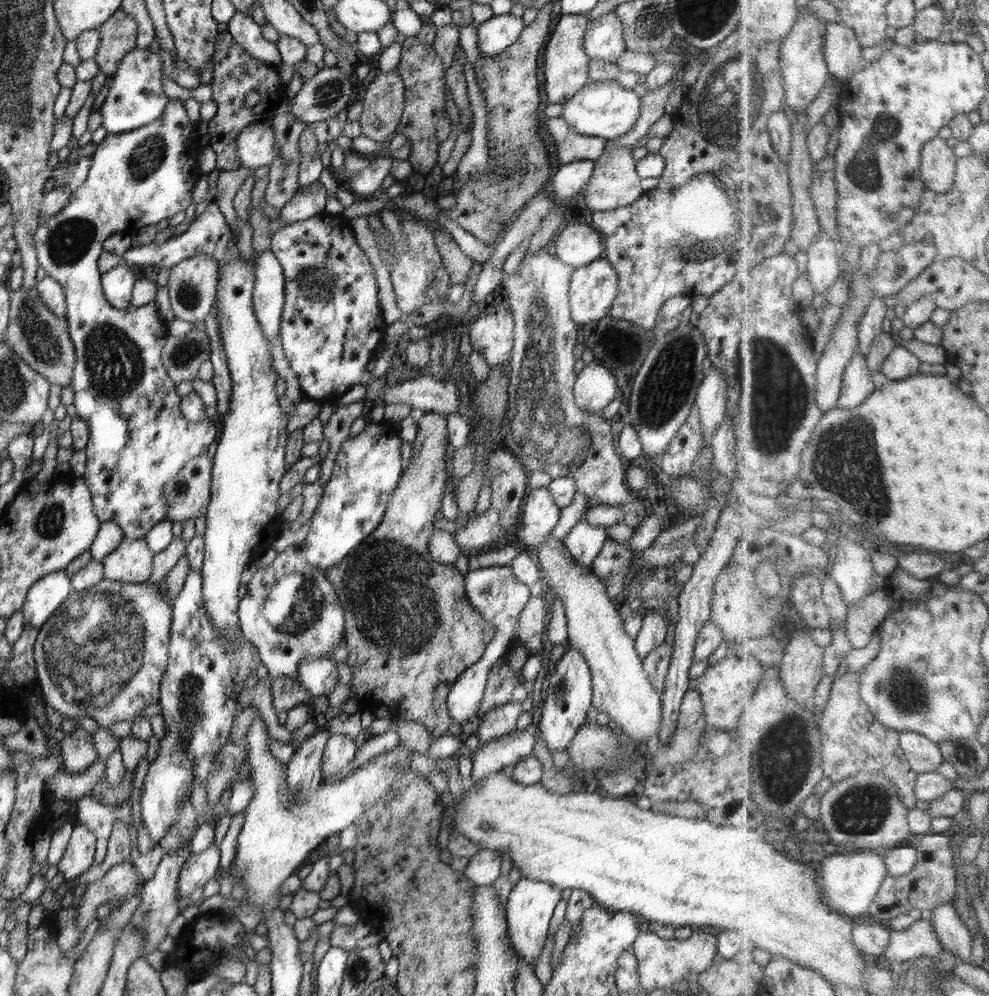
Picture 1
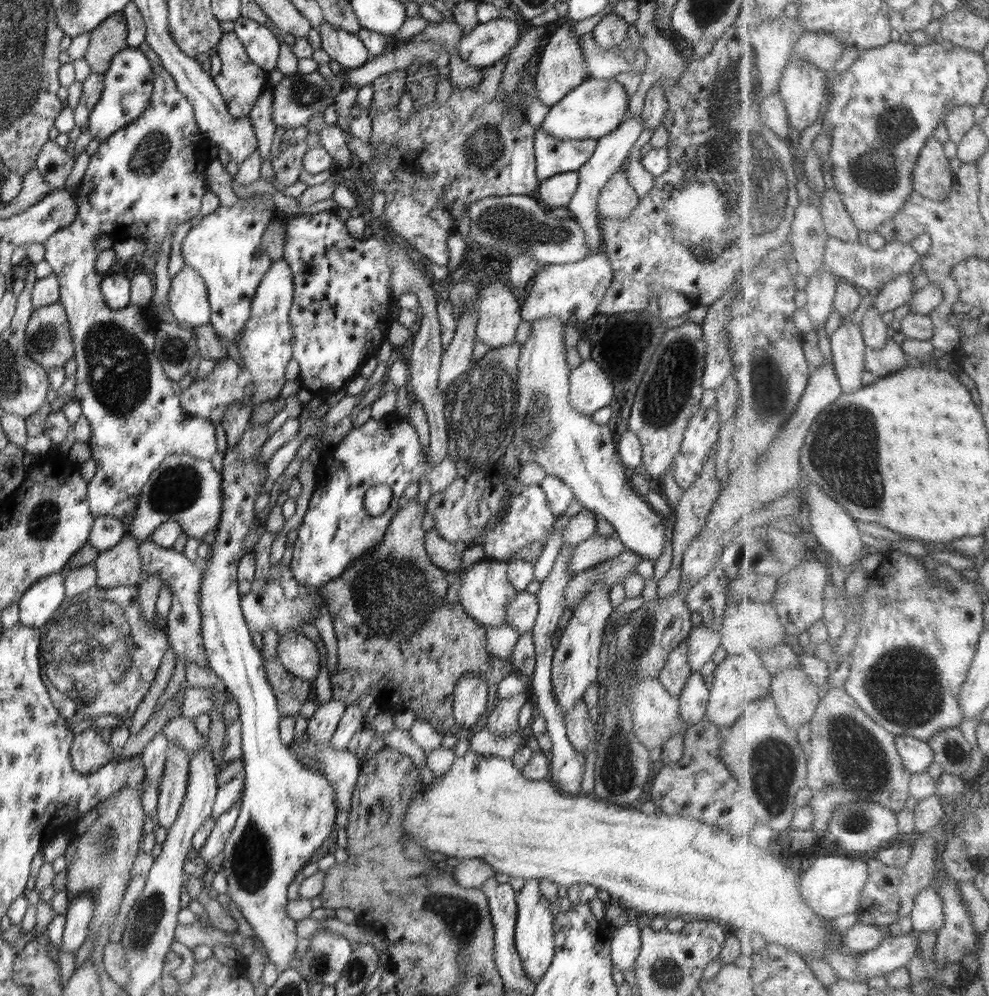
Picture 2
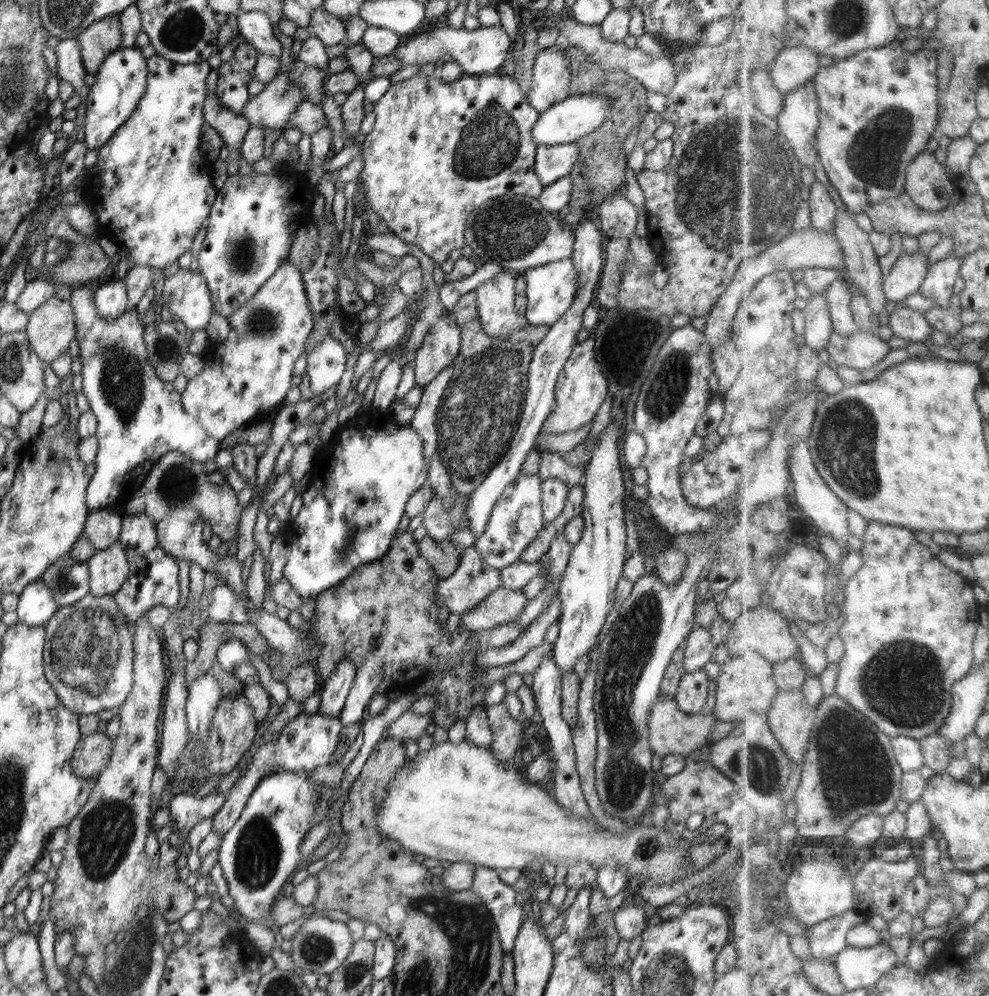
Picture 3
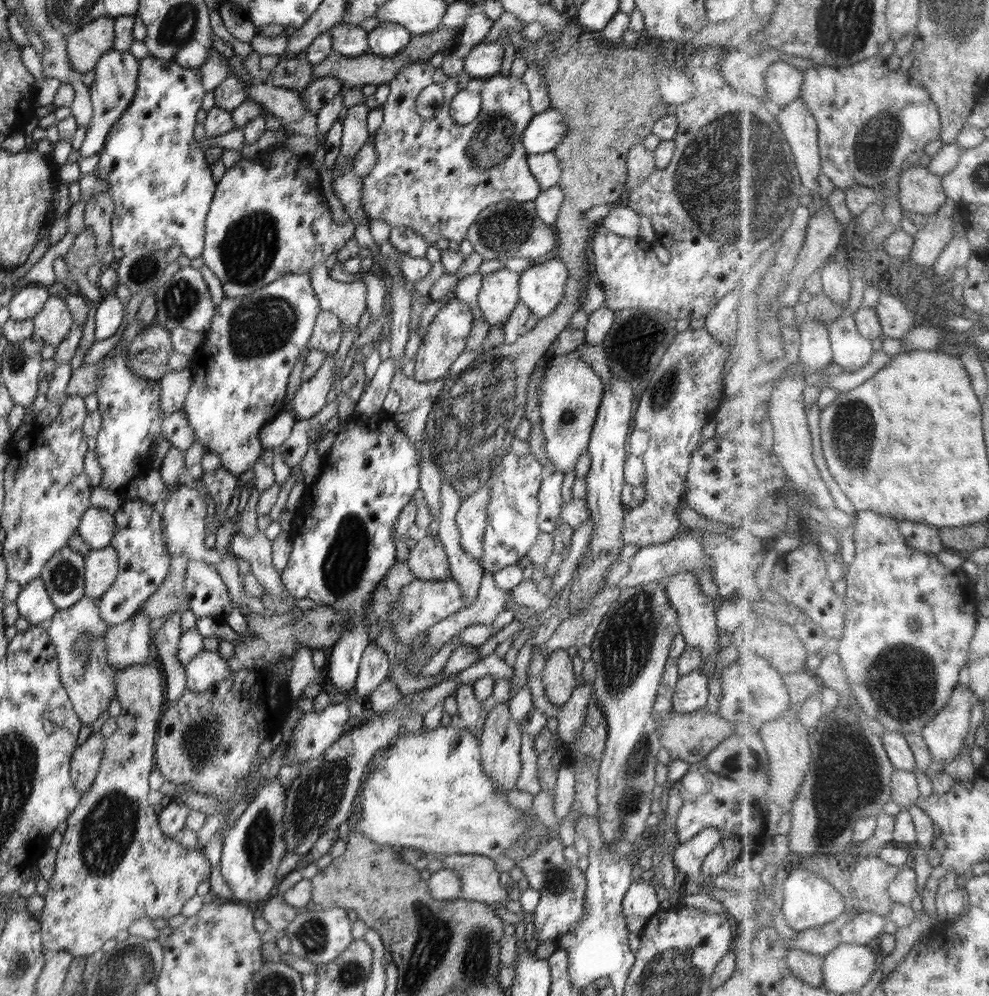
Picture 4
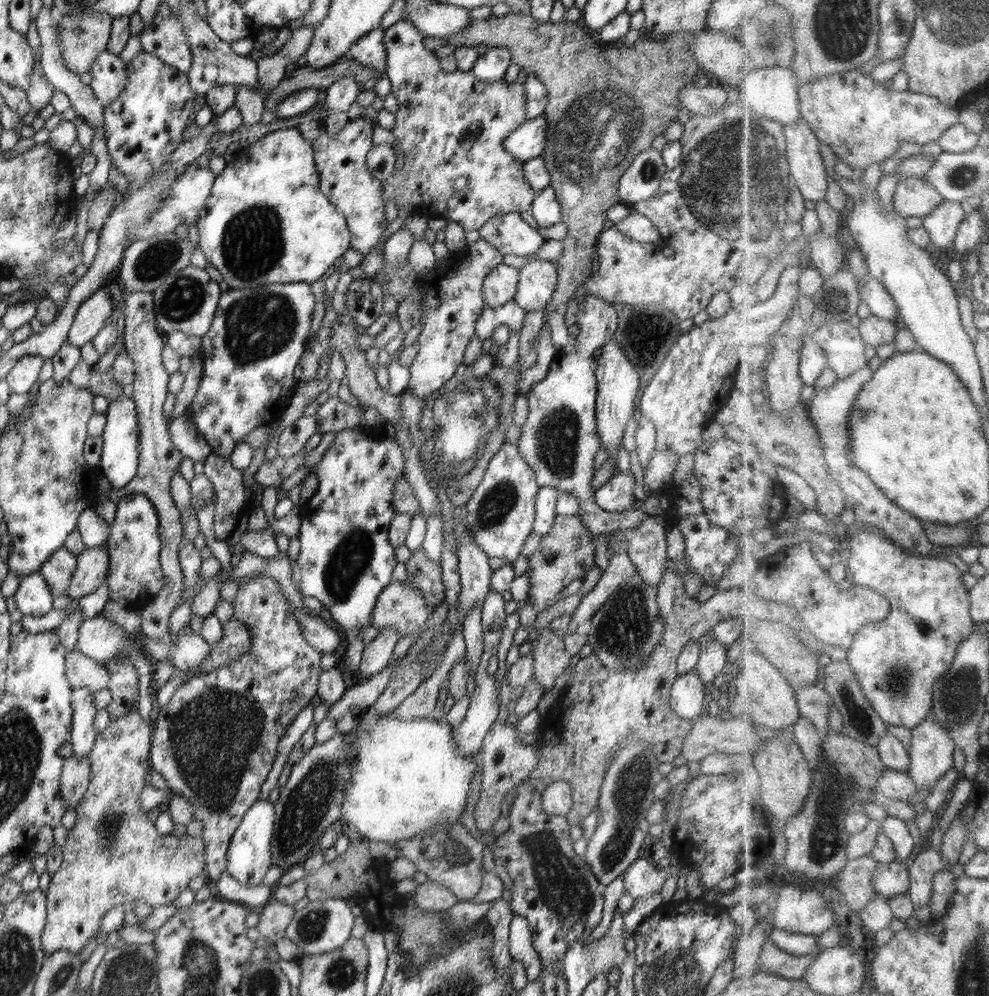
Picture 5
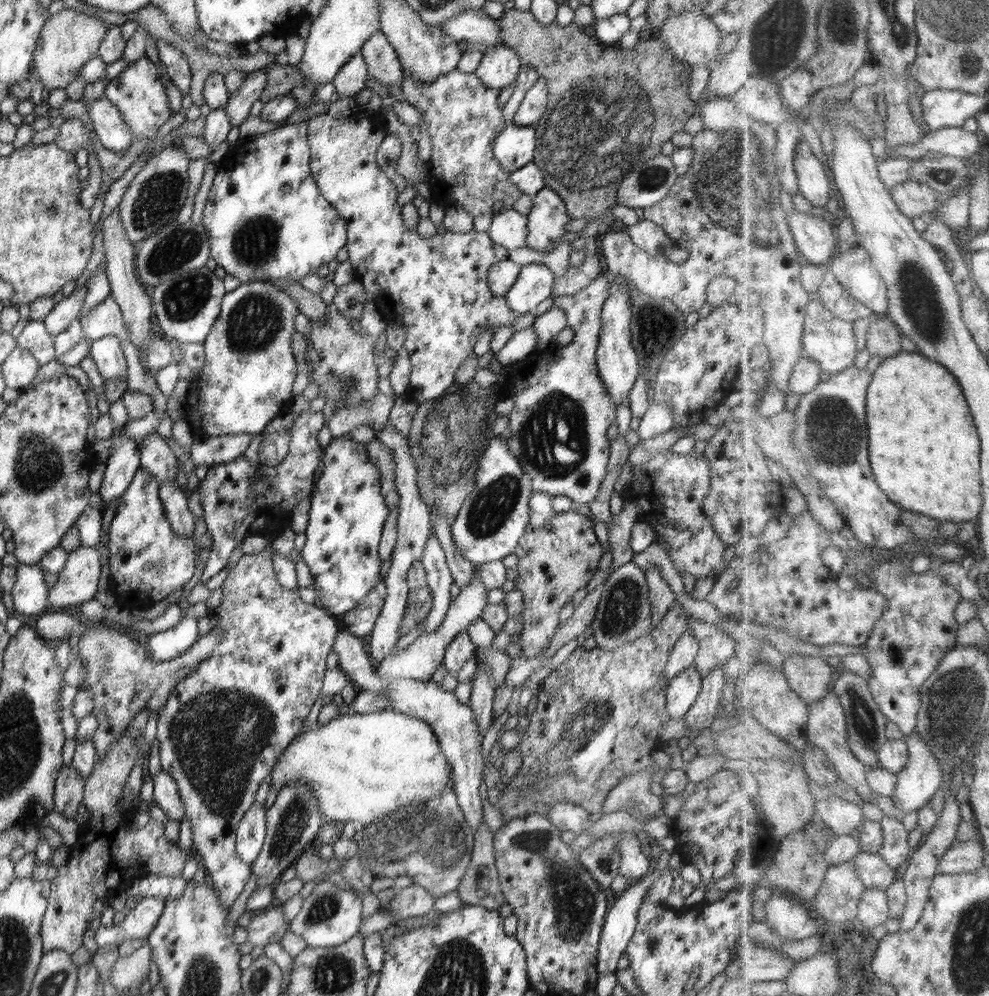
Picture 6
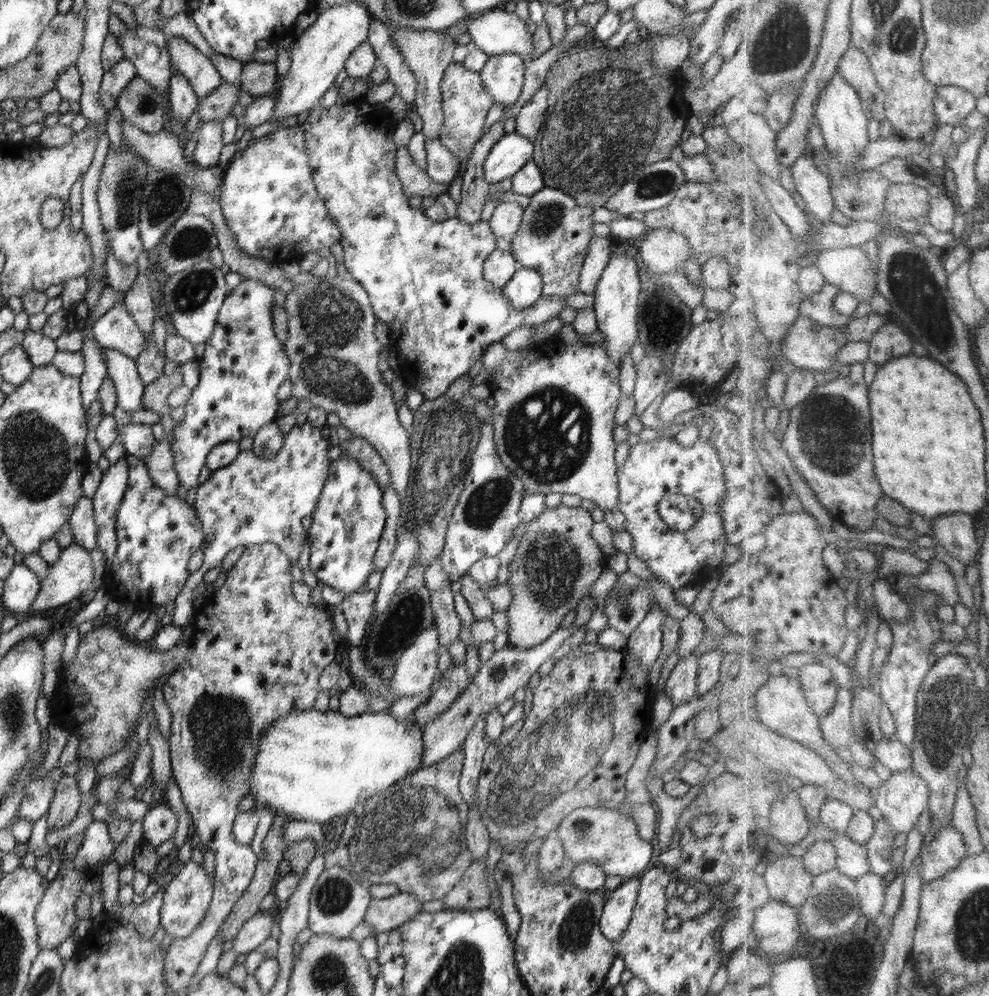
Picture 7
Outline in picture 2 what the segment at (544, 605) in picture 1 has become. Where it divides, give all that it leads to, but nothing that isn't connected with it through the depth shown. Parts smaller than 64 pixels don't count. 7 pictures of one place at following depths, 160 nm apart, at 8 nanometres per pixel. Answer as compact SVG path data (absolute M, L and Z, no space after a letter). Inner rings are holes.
M525 590L518 592L506 609L506 625L516 629L519 635L530 633L533 631L538 612L537 596L530 595Z

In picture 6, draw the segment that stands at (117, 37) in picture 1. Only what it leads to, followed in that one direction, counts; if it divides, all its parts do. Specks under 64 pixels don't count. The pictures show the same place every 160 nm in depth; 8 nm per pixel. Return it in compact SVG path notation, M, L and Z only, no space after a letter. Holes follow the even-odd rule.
M65 7L61 12L50 15L42 26L33 56L34 72L43 88L49 91L65 89L80 74L86 62L97 56L107 29L101 18L75 8Z

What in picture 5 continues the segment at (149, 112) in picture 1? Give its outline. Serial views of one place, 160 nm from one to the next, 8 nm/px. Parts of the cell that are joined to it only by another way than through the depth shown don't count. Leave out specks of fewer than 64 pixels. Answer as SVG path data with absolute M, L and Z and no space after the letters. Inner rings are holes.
M107 50L98 54L89 70L92 80L89 88L103 108L108 107L124 91L127 68L118 55Z

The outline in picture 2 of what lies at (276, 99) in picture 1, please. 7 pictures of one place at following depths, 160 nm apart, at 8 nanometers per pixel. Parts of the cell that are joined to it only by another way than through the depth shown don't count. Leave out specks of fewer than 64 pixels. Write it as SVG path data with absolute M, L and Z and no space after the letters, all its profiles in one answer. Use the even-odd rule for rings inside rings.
M234 31L225 32L215 46L222 61L221 70L214 76L213 81L220 90L229 114L234 118L248 117L254 103L260 97L260 92L268 82L266 71L250 62L244 45Z

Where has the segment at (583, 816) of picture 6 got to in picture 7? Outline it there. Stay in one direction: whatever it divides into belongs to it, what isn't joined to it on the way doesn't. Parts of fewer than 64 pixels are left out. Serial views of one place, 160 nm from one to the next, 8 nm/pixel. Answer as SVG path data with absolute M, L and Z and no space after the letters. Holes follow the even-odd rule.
M584 806L574 809L560 821L557 837L563 842L566 856L575 866L582 862L598 864L607 876L622 876L625 880L638 877L650 866L657 845L638 835L632 817L620 814L615 808Z

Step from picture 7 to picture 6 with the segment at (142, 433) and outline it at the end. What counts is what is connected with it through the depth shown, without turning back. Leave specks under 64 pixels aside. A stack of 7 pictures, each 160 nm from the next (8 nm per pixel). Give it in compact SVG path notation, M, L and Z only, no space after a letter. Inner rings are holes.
M156 431L138 440L141 468L145 468L160 482L173 480L178 472L178 462L168 442Z

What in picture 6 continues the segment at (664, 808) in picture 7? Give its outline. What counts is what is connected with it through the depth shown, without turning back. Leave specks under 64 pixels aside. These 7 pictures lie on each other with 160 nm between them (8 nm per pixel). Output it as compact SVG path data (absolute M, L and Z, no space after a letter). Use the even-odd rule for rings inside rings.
M663 847L662 849L664 850L663 853L660 854L660 857L656 857L657 866L653 872L650 872L650 874L642 880L629 884L627 889L620 896L610 898L610 907L604 917L604 922L602 923L596 956L596 972L598 974L617 972L618 960L624 956L626 947L628 946L630 939L634 936L637 927L637 912L639 911L639 907L643 904L643 899L651 884L659 877L662 870L666 869L669 863L671 853Z

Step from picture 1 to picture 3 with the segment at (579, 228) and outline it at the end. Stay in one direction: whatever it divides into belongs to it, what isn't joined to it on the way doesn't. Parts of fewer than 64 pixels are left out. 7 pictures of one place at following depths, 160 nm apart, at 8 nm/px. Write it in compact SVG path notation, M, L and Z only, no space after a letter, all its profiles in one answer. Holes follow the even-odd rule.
M512 193L490 199L469 214L465 242L474 250L474 253L480 256L484 263L494 262L499 264L504 272L516 276L543 264L571 258L574 250L573 226L565 223L560 215L555 215L546 210L538 199Z

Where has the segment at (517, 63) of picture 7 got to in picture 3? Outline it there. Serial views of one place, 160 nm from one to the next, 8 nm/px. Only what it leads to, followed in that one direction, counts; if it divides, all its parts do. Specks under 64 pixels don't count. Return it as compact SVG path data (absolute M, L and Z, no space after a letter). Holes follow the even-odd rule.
M446 25L427 32L412 35L407 40L403 40L394 50L393 54L399 58L402 66L423 65L443 61L446 54L456 61L466 75L491 75L496 73L502 65L508 51L512 50L510 36L504 27L480 27L476 30L466 30L462 28L450 27Z

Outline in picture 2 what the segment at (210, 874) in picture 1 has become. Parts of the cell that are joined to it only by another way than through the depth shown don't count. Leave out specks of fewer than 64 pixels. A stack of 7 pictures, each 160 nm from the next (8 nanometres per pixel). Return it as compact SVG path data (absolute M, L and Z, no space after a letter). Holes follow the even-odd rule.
M238 798L234 806L230 807L220 818L215 819L215 825L208 840L206 840L200 851L193 854L192 861L208 866L214 857L224 851L227 838L231 835L232 829L236 824L240 805L241 798Z

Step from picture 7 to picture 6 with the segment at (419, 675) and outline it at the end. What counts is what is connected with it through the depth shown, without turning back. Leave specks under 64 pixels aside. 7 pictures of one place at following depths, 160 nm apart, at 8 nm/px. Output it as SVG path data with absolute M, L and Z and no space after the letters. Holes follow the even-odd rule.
M430 535L420 561L426 571L426 582L430 588L433 604L428 617L424 620L424 634L434 634L440 630L448 607L452 604L450 588L454 583L452 572L446 565L446 555L439 540Z

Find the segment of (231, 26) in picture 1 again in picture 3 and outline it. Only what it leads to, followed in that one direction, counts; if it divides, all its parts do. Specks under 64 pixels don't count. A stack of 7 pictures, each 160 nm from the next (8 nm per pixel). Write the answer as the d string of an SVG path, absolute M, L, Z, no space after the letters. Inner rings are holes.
M238 11L237 29L246 42L257 49L260 54L279 58L282 54L282 44L274 35L272 21L266 13Z

